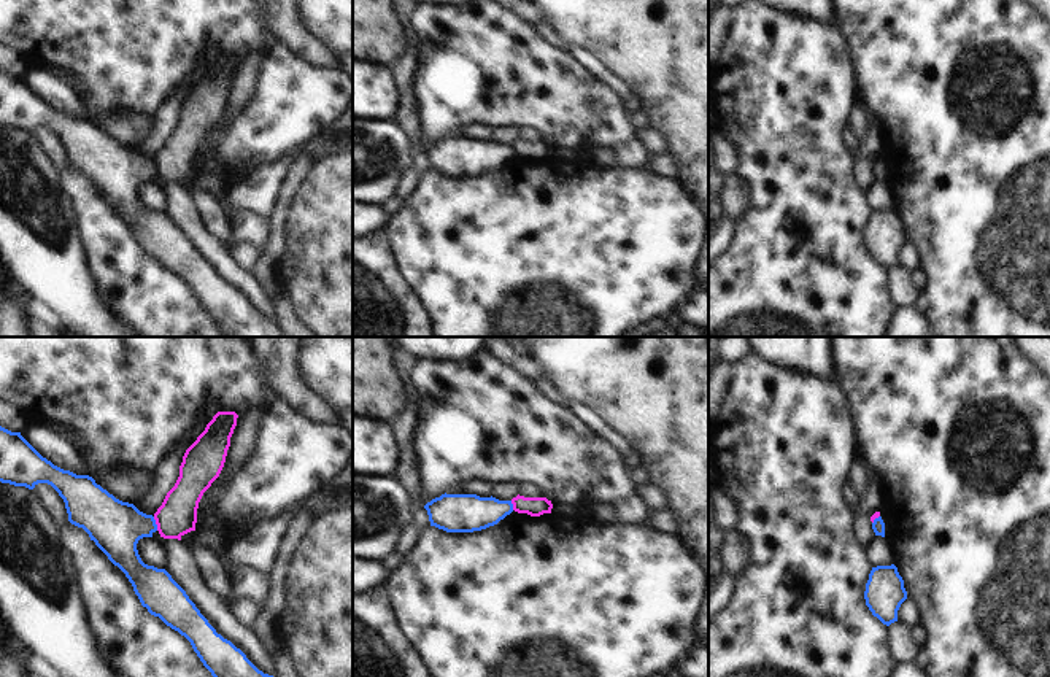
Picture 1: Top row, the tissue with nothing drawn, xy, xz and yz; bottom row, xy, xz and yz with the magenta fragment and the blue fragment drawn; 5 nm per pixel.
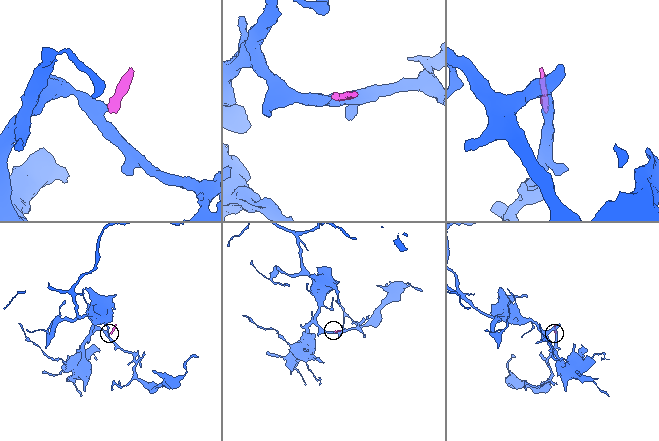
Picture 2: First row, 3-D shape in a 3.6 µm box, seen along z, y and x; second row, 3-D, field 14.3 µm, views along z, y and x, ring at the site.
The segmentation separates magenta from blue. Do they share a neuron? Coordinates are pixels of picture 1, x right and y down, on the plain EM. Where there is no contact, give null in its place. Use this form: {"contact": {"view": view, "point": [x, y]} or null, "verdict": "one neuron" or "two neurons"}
{"contact": {"view": "xy", "point": [156, 167]}, "verdict": "two neurons"}

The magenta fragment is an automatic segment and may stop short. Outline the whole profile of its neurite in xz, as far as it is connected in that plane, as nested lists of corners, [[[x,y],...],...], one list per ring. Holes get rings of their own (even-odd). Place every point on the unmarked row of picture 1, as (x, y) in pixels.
[[[516,140],[511,143],[513,154],[518,157],[527,157],[531,161],[540,161],[543,157],[551,157],[553,148],[546,141],[524,141]]]

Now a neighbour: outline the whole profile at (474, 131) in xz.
[[[480,124],[459,127],[446,135],[446,138],[477,138],[480,141],[491,141],[491,129]]]

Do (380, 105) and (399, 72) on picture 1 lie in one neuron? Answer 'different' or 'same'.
different

